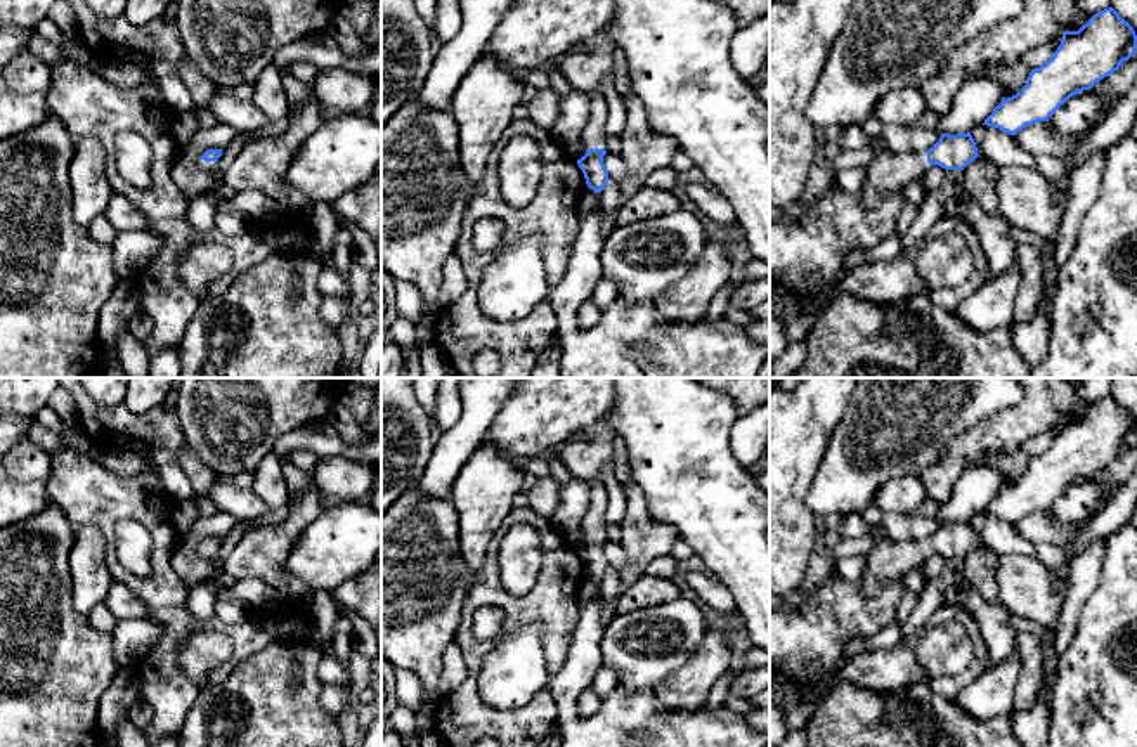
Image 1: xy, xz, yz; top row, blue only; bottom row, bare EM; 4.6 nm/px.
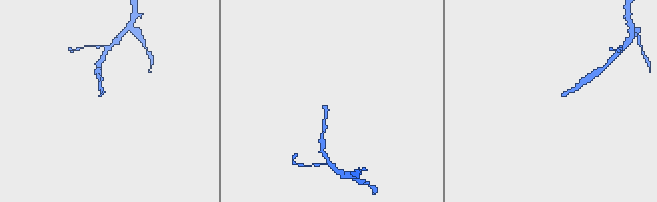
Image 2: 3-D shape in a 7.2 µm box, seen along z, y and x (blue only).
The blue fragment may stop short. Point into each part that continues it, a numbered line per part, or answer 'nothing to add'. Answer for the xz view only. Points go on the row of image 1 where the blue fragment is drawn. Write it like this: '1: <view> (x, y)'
1: xz (593, 136)

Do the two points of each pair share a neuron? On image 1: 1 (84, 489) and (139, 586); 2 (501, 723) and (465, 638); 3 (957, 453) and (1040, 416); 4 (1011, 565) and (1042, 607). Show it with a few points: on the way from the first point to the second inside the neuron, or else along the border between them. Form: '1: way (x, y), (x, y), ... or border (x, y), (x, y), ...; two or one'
1: way (104, 513), (110, 555), (115, 565); one
2: way (479, 708), (472, 701), (472, 661); one
3: way (978, 441), (985, 435), (1000, 434), (1020, 422); one
4: way (1018, 576), (1037, 597); one

